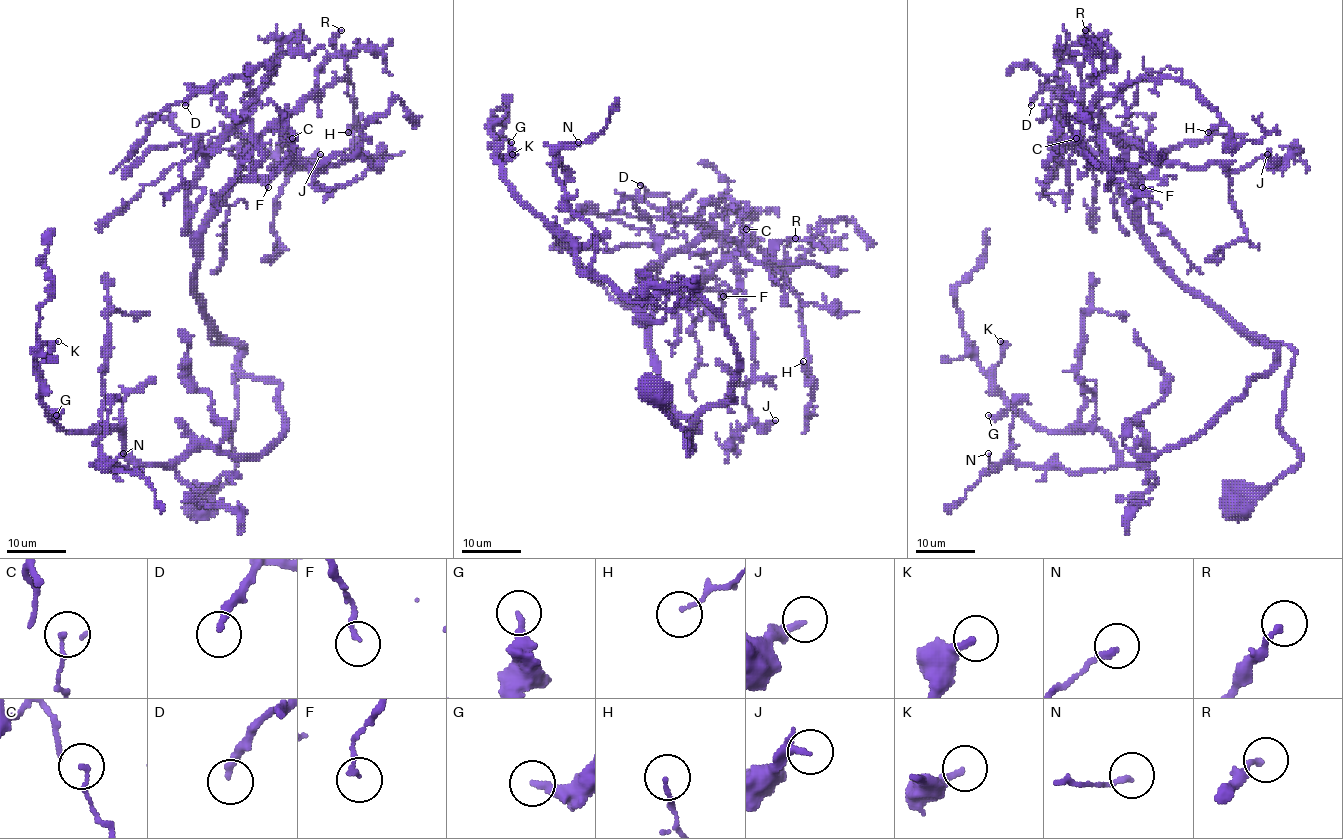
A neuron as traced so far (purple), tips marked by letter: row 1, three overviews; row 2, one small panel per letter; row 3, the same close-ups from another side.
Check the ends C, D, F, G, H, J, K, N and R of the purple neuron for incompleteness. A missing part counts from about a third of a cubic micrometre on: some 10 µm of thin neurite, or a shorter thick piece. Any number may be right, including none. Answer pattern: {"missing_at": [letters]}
{"missing_at": ["D", "K"]}

